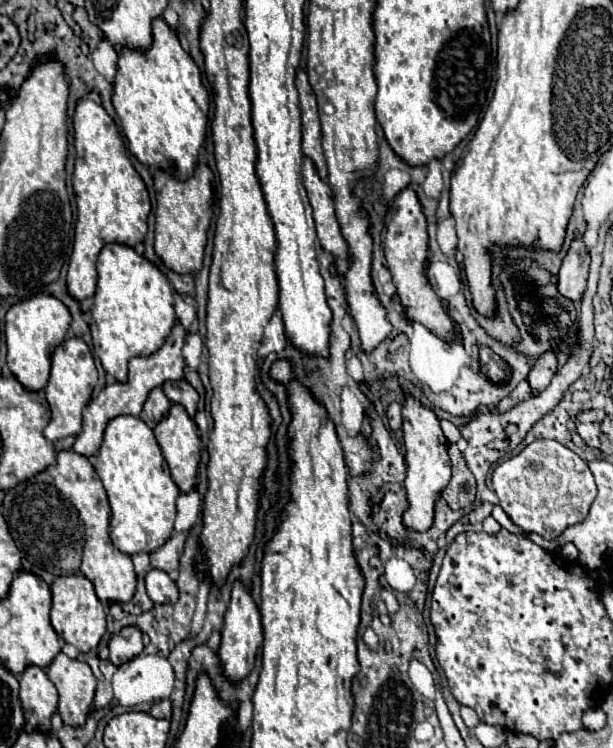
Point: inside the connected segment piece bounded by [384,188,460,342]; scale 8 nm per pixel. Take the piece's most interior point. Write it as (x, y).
(406, 243)

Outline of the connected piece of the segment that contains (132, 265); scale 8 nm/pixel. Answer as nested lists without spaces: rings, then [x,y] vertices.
[[[118,242],[106,244],[98,256],[98,288],[90,316],[94,350],[104,370],[124,382],[128,376],[128,360],[156,352],[170,334],[176,322],[174,288],[158,266],[136,254],[132,246]]]

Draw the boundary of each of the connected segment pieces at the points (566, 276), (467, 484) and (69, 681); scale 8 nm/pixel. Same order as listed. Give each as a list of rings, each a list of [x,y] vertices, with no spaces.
[[[574,240],[558,274],[558,292],[564,298],[572,302],[582,300],[586,290],[588,266],[590,266],[590,256],[586,254],[582,240]]]
[[[456,444],[448,446],[448,454],[450,454],[450,462],[452,462],[452,478],[450,478],[448,486],[442,490],[442,498],[448,502],[448,506],[452,510],[470,508],[474,502],[474,496],[476,496],[476,480],[474,480],[472,472],[468,470]]]
[[[60,652],[48,666],[48,678],[58,690],[58,712],[64,724],[82,726],[96,690],[96,676],[90,666]]]

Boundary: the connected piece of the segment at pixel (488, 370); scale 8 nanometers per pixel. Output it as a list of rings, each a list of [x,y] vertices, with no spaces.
[[[480,348],[480,370],[492,382],[502,382],[508,376],[508,366],[488,348]]]

